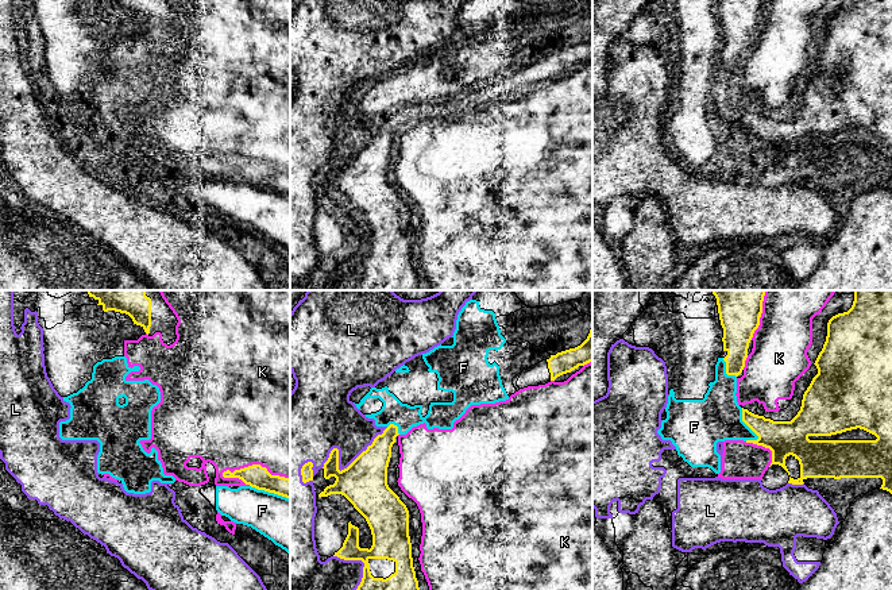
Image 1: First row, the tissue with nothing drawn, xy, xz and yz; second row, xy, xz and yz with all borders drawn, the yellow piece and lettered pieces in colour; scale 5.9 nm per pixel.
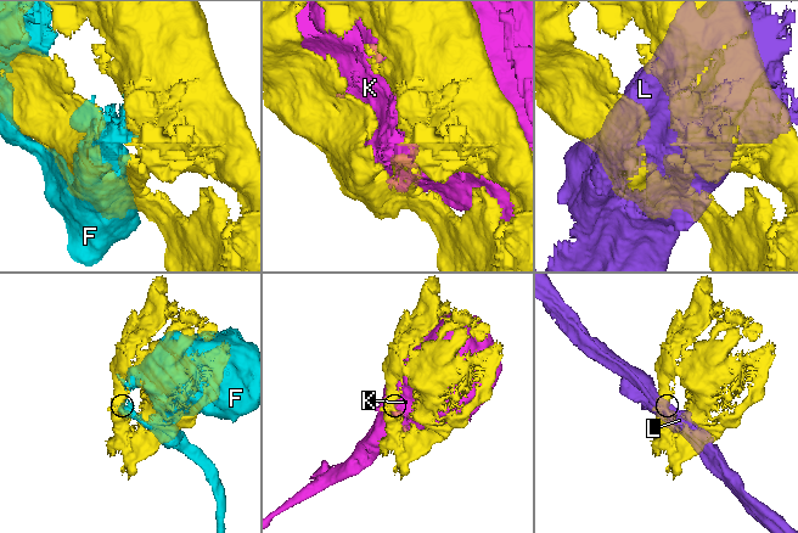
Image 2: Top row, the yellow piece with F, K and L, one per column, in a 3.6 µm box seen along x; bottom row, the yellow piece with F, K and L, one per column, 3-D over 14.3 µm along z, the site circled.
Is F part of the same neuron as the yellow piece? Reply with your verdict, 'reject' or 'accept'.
reject

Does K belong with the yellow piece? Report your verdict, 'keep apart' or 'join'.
keep apart

